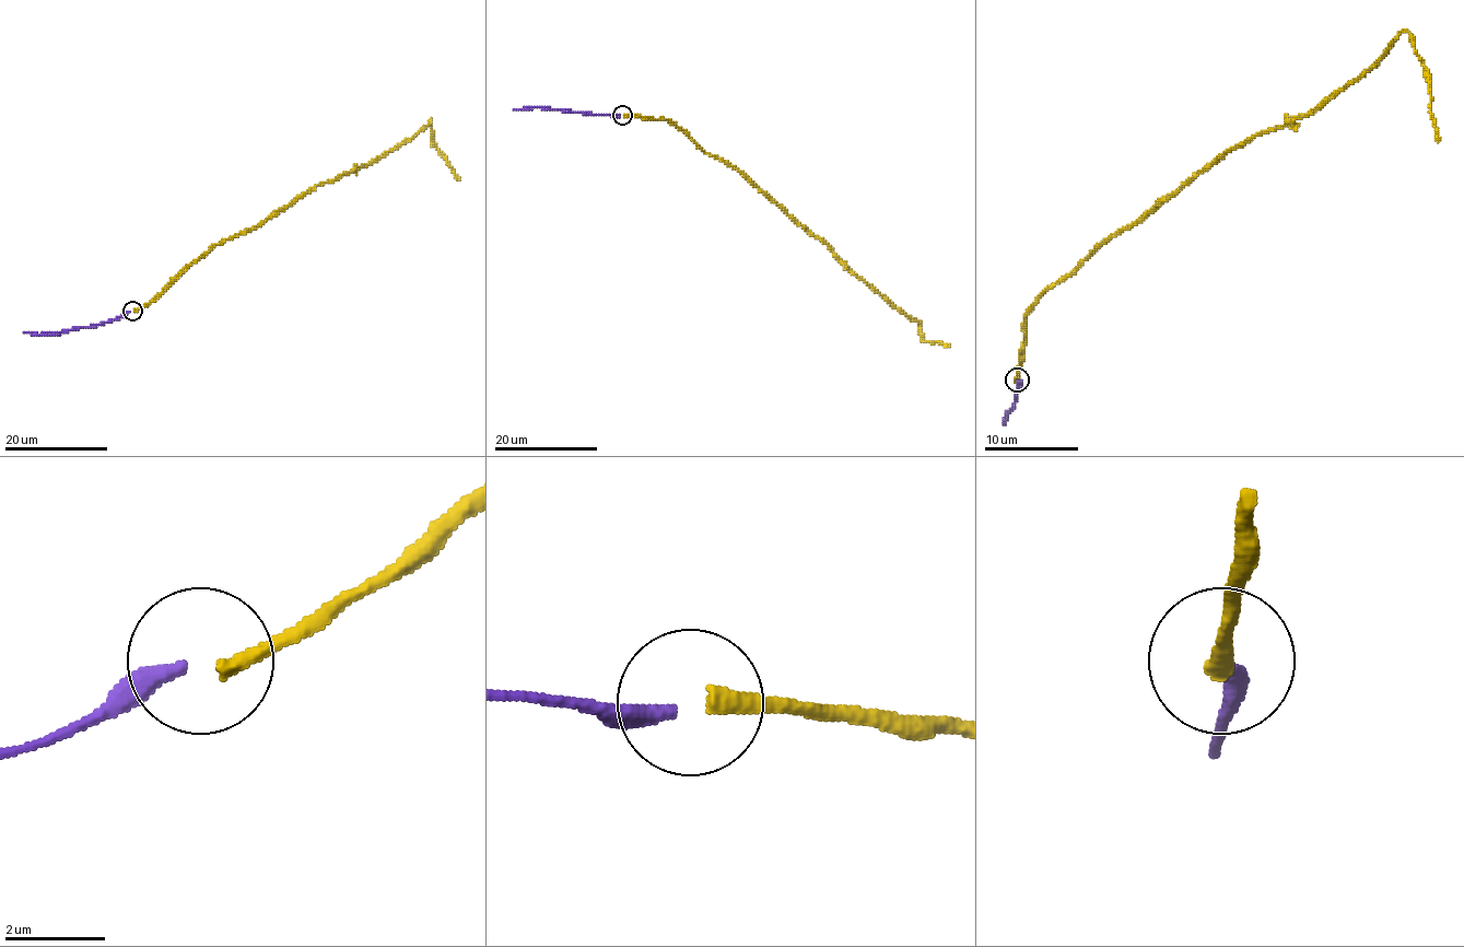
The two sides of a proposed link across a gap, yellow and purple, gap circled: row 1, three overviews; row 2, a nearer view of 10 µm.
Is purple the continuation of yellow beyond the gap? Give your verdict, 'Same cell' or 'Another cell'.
Another cell

